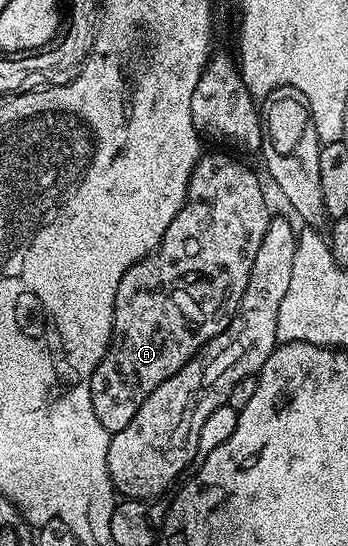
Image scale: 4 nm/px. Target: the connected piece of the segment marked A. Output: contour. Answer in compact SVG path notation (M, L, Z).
M205 152L192 168L188 197L178 215L174 215L170 227L166 227L160 246L131 265L116 288L112 342L90 383L94 415L98 415L98 423L102 423L110 434L122 431L158 386L166 383L170 375L177 373L206 342L213 341L232 322L246 291L246 279L250 279L250 267L254 267L254 255L258 255L258 247L262 247L262 235L266 235L270 220L268 201L250 166L235 161L240 159L227 152L216 152L220 153Z

